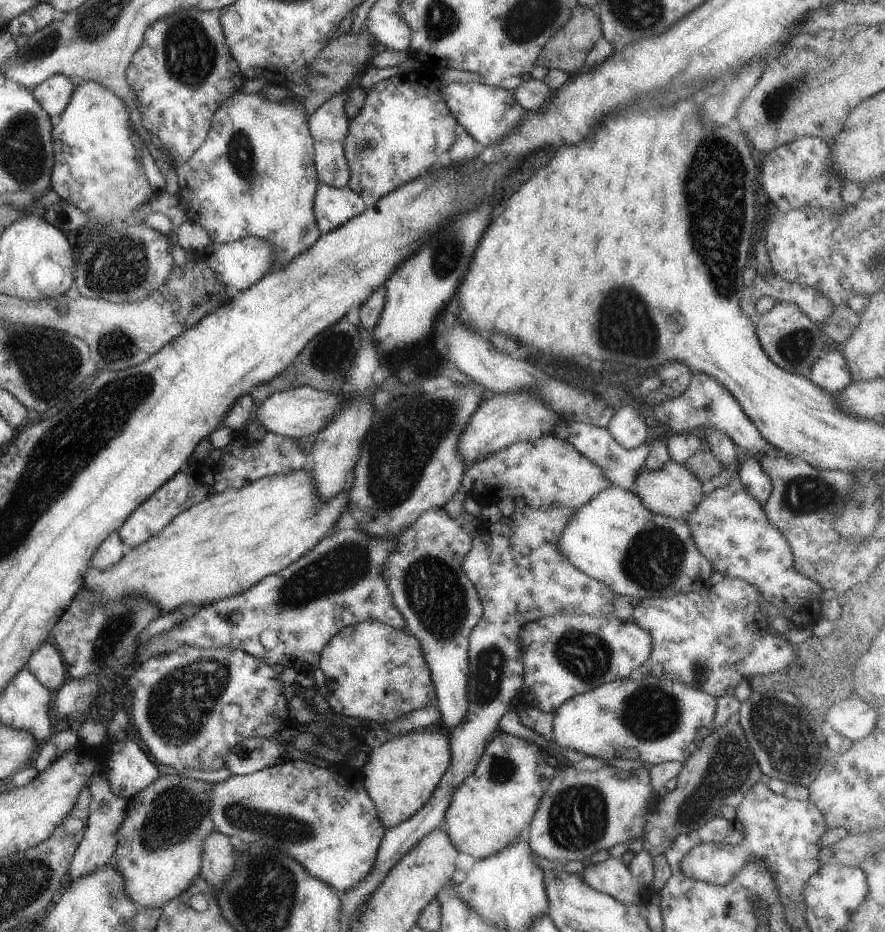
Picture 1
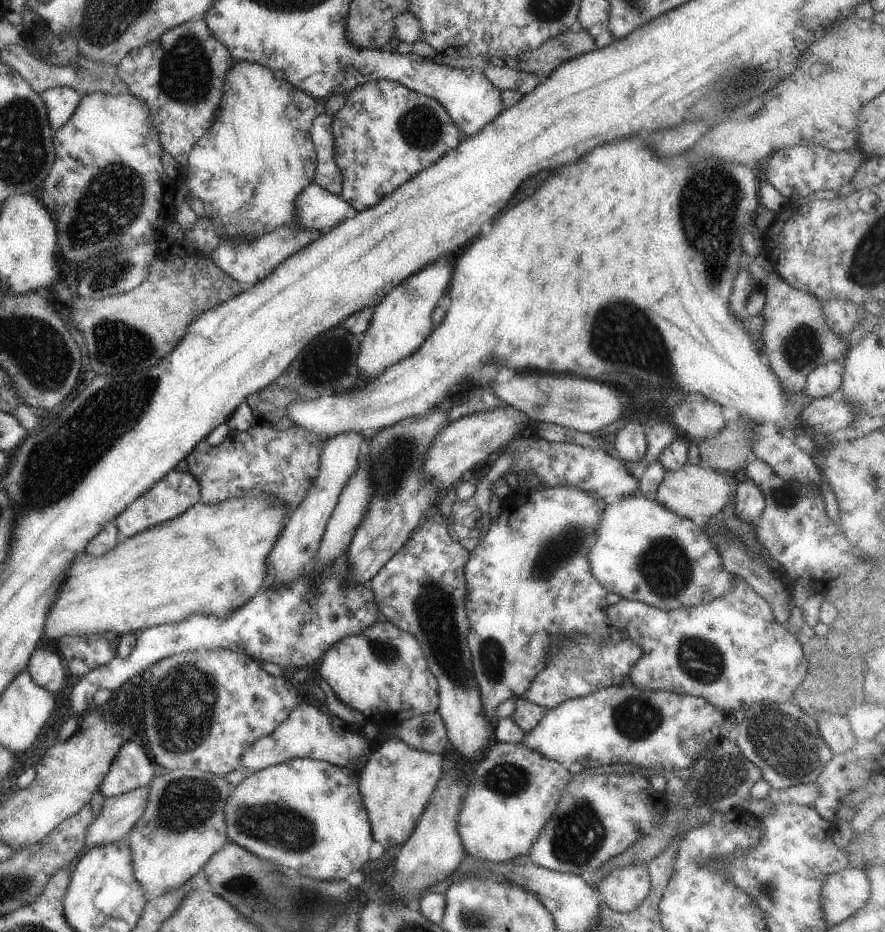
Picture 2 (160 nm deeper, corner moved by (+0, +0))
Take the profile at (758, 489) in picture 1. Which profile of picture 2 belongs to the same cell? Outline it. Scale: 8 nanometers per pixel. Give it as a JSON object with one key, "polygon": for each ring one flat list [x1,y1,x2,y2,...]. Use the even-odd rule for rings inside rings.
{"polygon":[[741,474,736,476,736,481,735,492,733,492,735,517,743,522,755,524,763,510,763,494,751,480,747,480]]}

